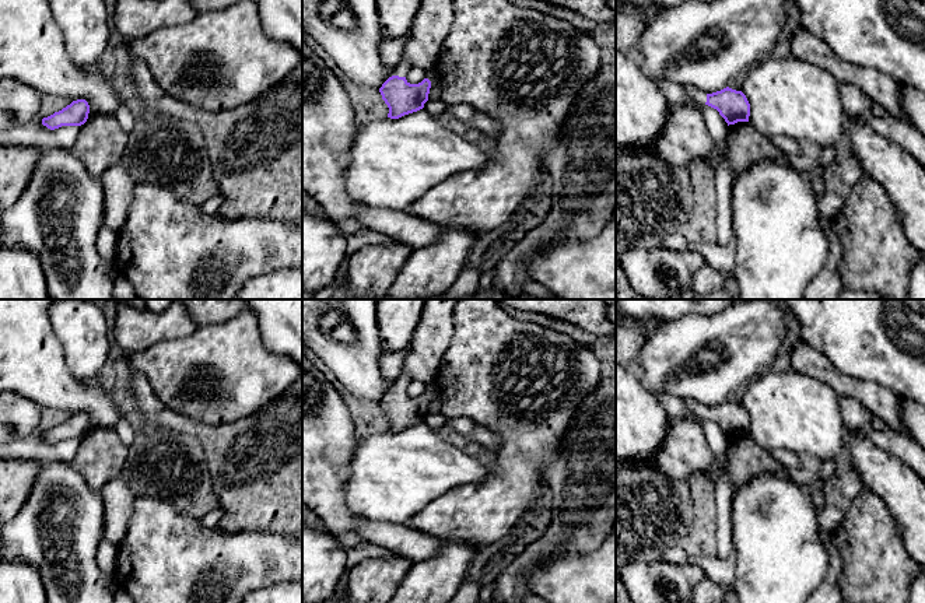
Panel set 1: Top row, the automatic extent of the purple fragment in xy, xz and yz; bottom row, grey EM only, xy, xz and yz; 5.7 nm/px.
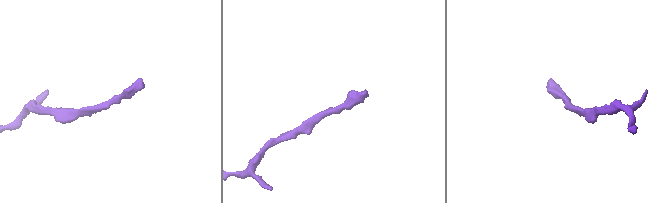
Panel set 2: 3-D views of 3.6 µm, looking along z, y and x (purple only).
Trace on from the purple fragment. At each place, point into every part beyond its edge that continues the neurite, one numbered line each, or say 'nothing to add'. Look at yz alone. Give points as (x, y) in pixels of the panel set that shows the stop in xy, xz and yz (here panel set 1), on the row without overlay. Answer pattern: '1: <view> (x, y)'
1: yz (697, 409)

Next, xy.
nothing to add

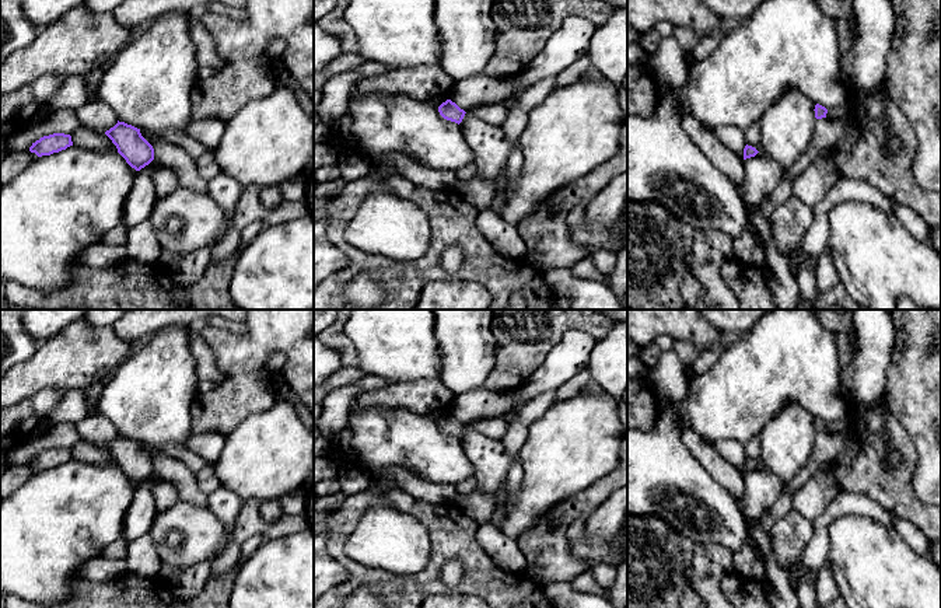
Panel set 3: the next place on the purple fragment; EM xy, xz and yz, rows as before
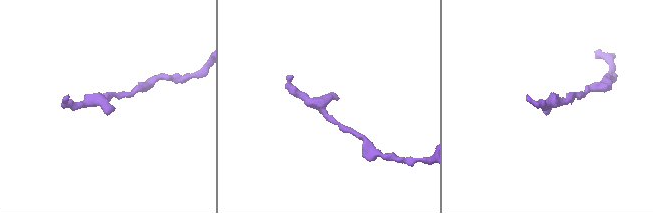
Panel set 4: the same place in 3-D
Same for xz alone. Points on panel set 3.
nothing to add

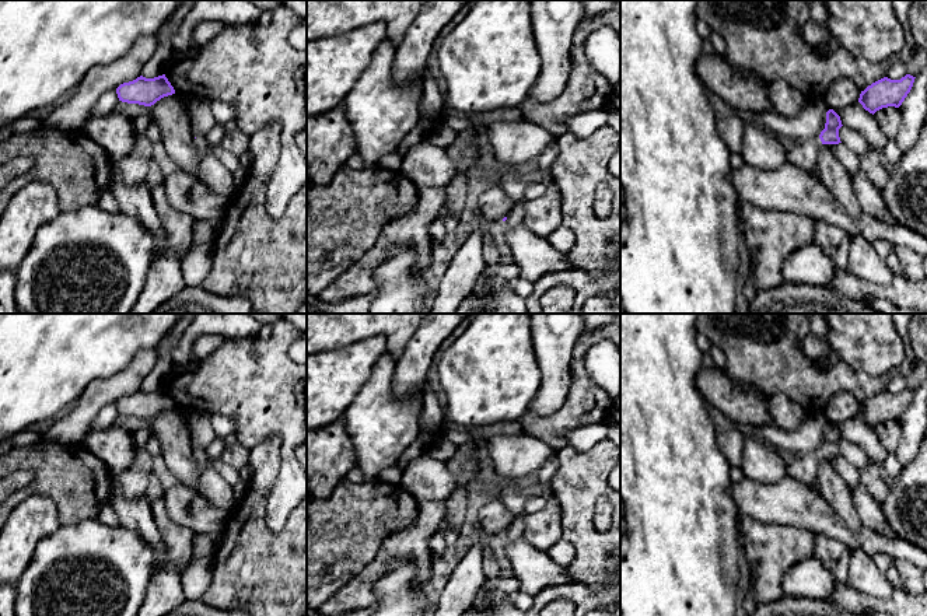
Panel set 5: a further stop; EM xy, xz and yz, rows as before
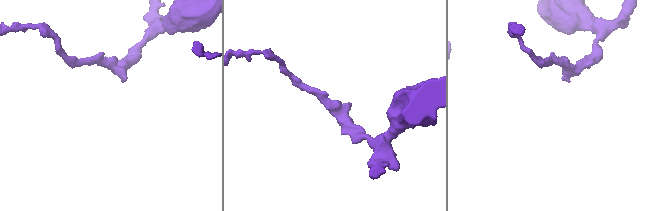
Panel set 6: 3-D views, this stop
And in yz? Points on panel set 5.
1: yz (804, 468)

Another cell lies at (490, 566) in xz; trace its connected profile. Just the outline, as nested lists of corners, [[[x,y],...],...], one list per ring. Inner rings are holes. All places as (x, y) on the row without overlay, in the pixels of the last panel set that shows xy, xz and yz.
[[[487,536],[480,539],[483,549],[483,574],[486,575],[487,580],[490,580],[500,577],[500,566],[487,540],[489,540]]]

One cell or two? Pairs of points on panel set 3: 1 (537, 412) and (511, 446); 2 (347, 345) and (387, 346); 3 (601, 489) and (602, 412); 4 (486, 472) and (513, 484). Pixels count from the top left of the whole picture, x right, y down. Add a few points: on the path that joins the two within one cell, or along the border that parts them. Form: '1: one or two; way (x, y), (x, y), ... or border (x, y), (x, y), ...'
1: one; way (528, 418), (518, 427), (516, 437)
2: two; border (343, 324), (343, 332), (353, 343), (360, 366)
3: two; border (612, 468), (573, 495)
4: two; border (506, 447), (513, 463), (504, 479)

